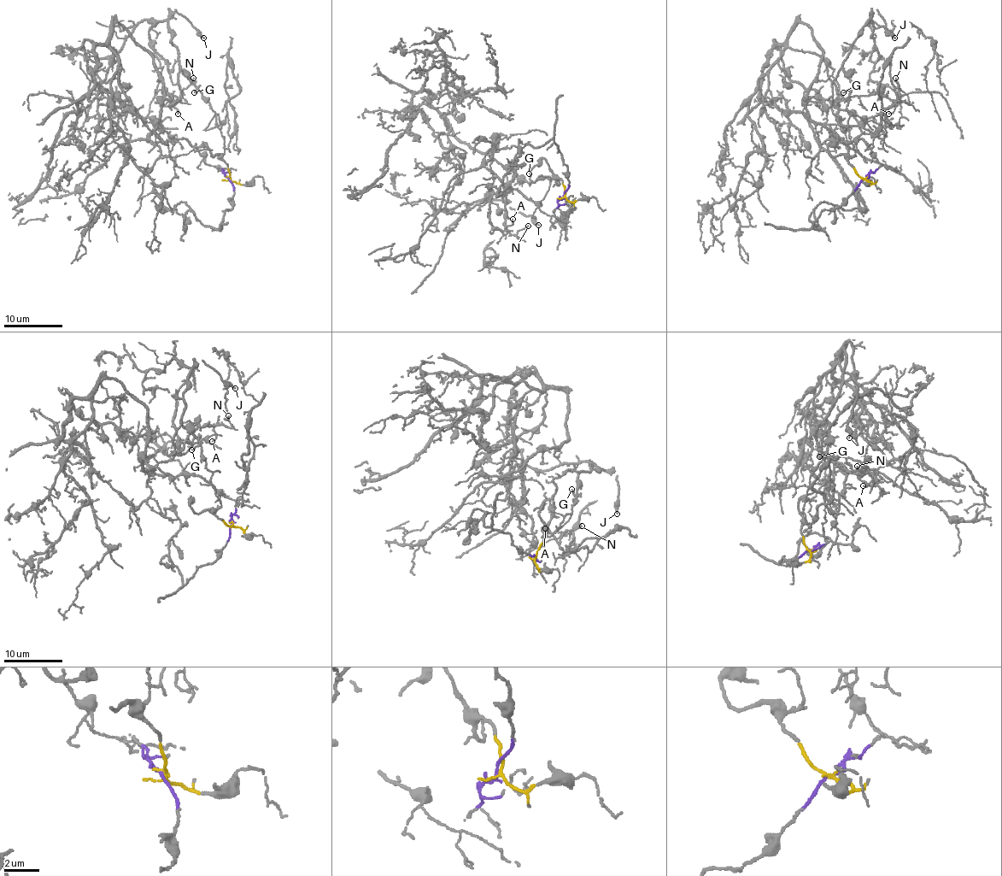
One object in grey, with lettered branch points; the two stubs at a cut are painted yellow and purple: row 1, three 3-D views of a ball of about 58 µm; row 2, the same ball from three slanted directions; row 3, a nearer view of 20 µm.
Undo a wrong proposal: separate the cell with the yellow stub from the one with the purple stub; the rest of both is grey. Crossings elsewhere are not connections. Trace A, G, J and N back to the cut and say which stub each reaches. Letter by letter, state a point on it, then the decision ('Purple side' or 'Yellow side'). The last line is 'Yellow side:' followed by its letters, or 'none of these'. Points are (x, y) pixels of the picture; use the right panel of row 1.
A: Place: (888, 114). Yellow side
G: Place: (843, 92). Yellow side
J: Place: (894, 38). Yellow side
N: Place: (895, 78). Yellow side
Yellow side: A, G, J, N

